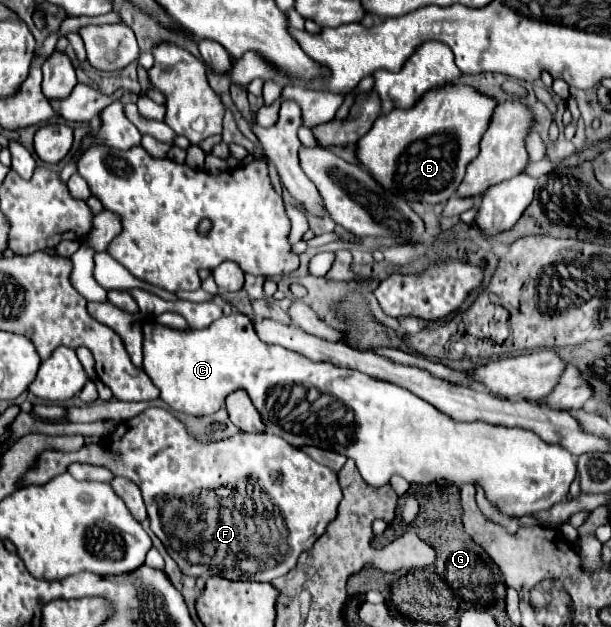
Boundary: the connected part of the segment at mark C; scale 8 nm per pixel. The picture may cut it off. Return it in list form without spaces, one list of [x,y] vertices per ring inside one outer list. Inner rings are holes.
[[[238,311],[228,317],[220,317],[206,329],[172,329],[144,321],[142,335],[142,369],[160,389],[160,399],[172,409],[194,417],[212,415],[224,407],[230,393],[244,389],[262,415],[266,431],[286,439],[294,447],[316,445],[354,459],[368,485],[386,485],[392,475],[402,475],[410,483],[434,483],[438,487],[468,483],[482,489],[486,499],[504,515],[524,517],[548,511],[556,503],[564,501],[572,481],[576,479],[576,461],[572,453],[558,443],[546,443],[536,433],[518,427],[510,429],[486,421],[456,421],[404,387],[372,379],[354,369],[340,369],[330,363],[310,361],[282,345],[268,345],[256,335],[252,321]]]

